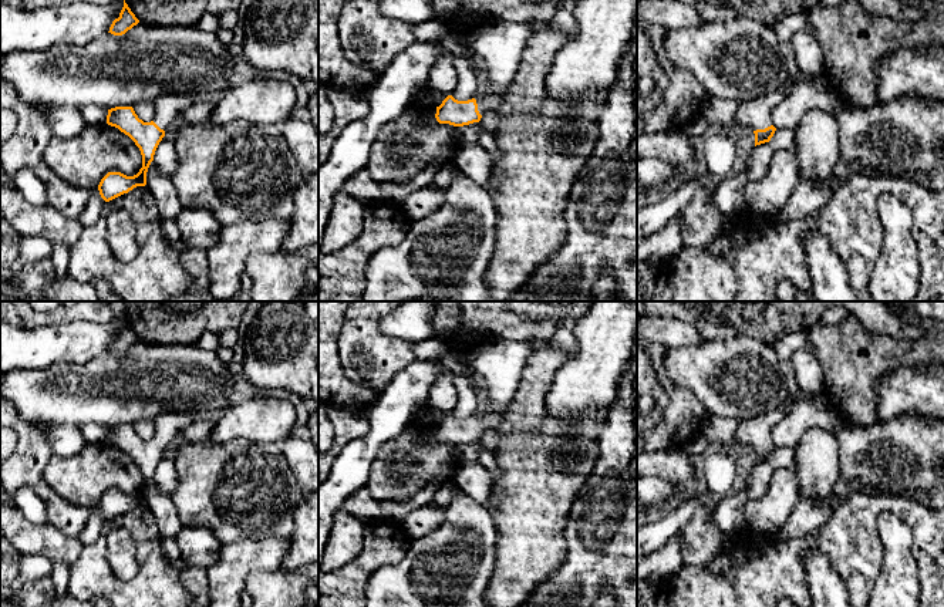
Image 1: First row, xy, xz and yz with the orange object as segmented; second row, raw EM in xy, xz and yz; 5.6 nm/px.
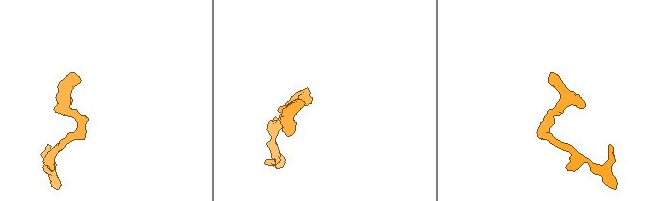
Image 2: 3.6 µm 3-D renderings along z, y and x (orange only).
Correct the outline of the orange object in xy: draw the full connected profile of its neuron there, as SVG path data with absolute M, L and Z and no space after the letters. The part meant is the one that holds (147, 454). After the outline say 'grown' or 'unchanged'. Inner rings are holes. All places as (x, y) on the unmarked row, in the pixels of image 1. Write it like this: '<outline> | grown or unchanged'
M166 411L155 417L155 436L144 441L132 425L115 425L108 428L107 442L128 453L139 466L142 486L134 495L121 490L108 490L100 500L98 509L105 520L109 520L136 505L146 503L146 490L154 479L155 469L165 455L165 448L172 444L185 426L193 422L189 414Z | grown

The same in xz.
M483 341L472 350L468 355L468 371L482 380L492 409L468 419L458 419L448 414L436 425L436 439L454 445L479 441L482 434L508 411L532 353L530 341Z | grown

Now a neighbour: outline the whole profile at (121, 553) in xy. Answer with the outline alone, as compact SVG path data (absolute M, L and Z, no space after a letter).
M114 529L107 536L107 562L115 577L129 581L138 571L136 547L127 529Z

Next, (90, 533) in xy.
M98 505L92 507L85 527L81 530L81 533L77 537L80 543L82 546L94 543L100 537L105 522L107 520L100 513Z

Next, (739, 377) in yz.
M748 335L668 348L668 378L690 391L708 414L738 422L769 414L789 399L772 345Z

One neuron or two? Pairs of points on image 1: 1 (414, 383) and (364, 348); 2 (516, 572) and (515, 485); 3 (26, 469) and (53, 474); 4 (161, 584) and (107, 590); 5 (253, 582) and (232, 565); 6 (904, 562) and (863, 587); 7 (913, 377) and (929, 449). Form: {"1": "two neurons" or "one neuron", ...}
{"1": "two neurons", "2": "one neuron", "3": "two neurons", "4": "one neuron", "5": "two neurons", "6": "two neurons", "7": "two neurons"}

